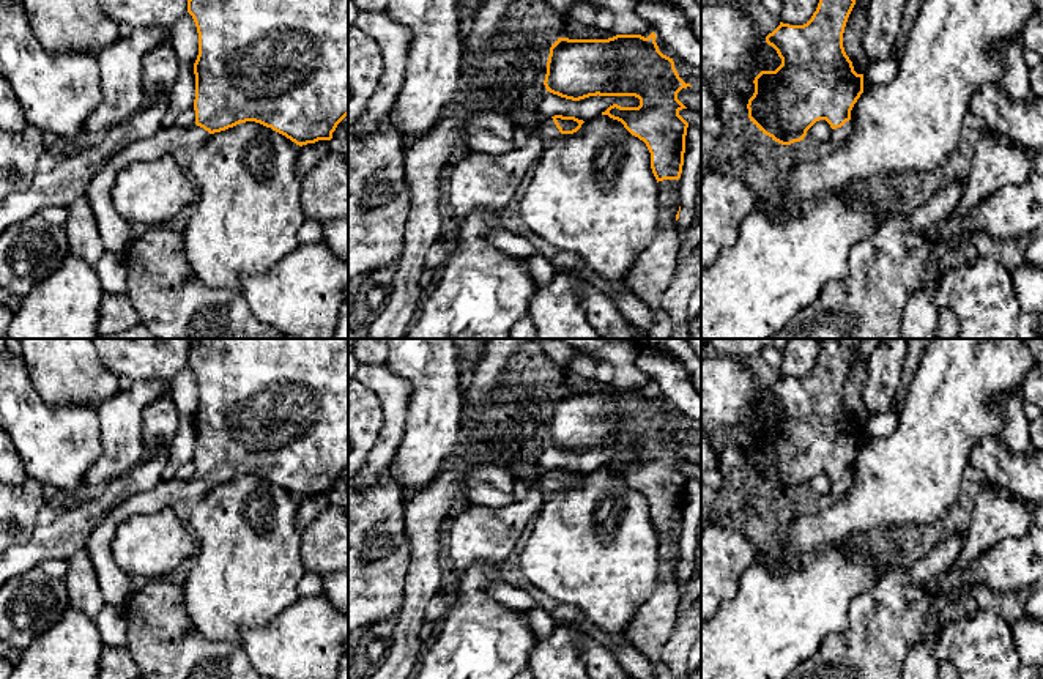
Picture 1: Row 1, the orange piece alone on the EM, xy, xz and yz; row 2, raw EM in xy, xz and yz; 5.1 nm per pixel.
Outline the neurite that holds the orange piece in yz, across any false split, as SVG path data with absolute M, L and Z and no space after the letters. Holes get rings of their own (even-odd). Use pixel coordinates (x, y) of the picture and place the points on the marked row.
M819 0L807 24L780 22L766 36L766 43L777 50L781 65L755 77L755 93L747 109L750 121L772 140L781 145L800 142L819 120L826 120L832 128L826 148L841 147L852 134L851 110L863 93L863 74L854 71L843 47L843 33L854 5L856 0Z

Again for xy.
M187 0L199 33L195 74L195 123L189 128L161 128L154 135L120 150L91 180L87 200L93 210L106 252L124 255L132 241L132 225L115 210L112 189L117 175L135 161L165 154L183 158L202 147L211 134L239 123L255 121L303 147L331 140L337 124L348 115L348 0Z

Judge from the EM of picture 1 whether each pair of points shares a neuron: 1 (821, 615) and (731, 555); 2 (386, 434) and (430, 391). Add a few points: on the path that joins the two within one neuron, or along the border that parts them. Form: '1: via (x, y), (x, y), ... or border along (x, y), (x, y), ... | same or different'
1: border along (753, 563), (741, 577), (738, 591), (731, 599) | different
2: border along (405, 377), (410, 400), (404, 437), (396, 451) | different

